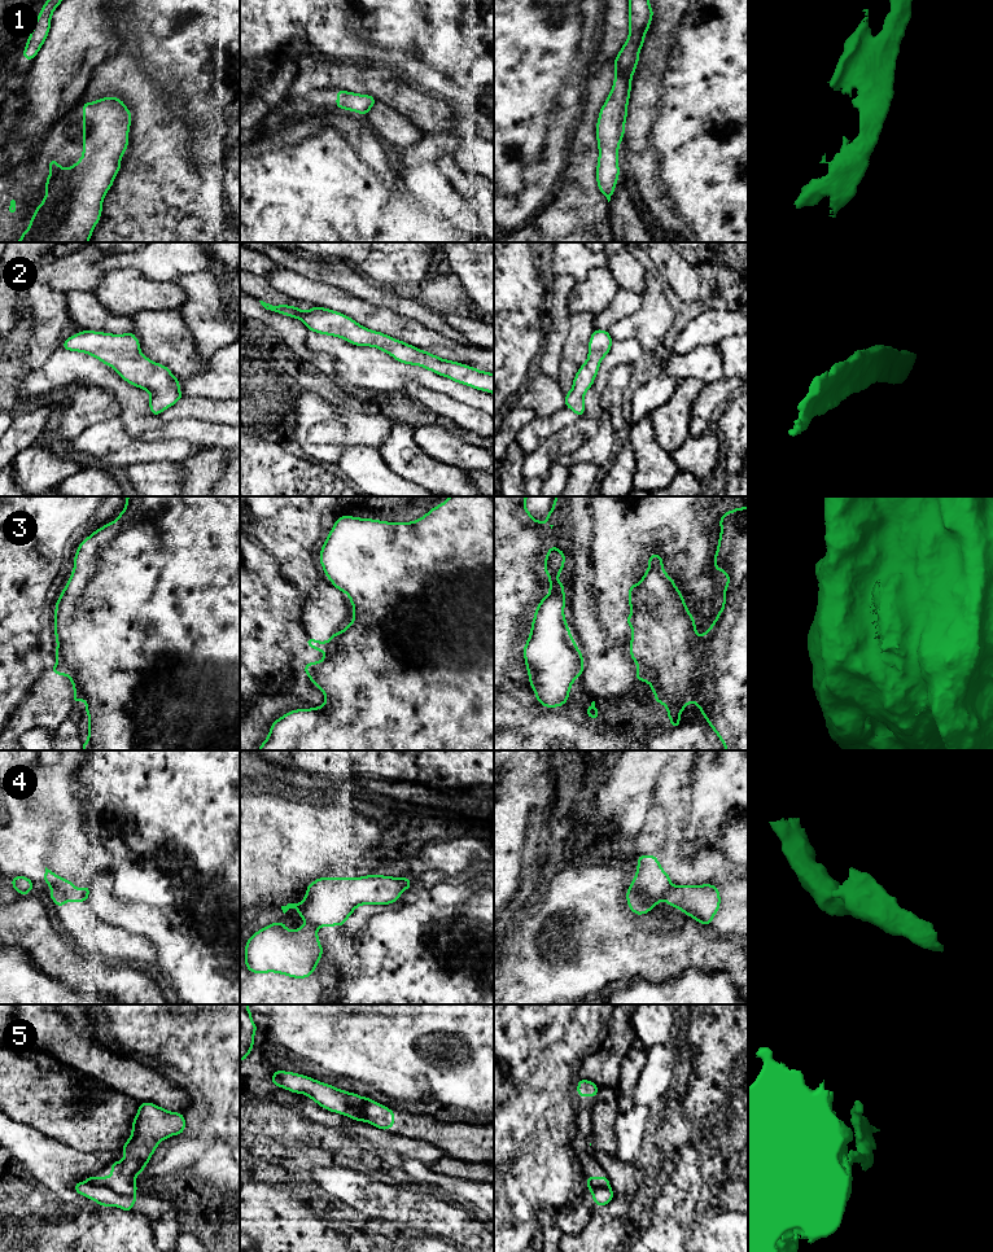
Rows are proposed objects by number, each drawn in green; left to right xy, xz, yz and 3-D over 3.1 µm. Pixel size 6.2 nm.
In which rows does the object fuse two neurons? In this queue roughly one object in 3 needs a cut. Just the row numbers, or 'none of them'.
3, 4, 5

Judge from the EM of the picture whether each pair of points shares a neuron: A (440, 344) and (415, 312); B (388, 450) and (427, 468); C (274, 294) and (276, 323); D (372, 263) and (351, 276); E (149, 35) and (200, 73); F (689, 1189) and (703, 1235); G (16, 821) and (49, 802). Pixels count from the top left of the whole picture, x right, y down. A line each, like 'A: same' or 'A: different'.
A: different
B: same
C: different
D: different
E: same
F: different
G: different

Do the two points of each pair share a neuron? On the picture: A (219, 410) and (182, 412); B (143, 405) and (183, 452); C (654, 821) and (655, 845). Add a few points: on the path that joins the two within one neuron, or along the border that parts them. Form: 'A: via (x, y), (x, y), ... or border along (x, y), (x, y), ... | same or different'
A: via (210, 410), (191, 410) | same
B: border along (140, 440), (184, 438), (196, 442), (201, 447) | different
C: via (654, 827), (654, 839) | same

